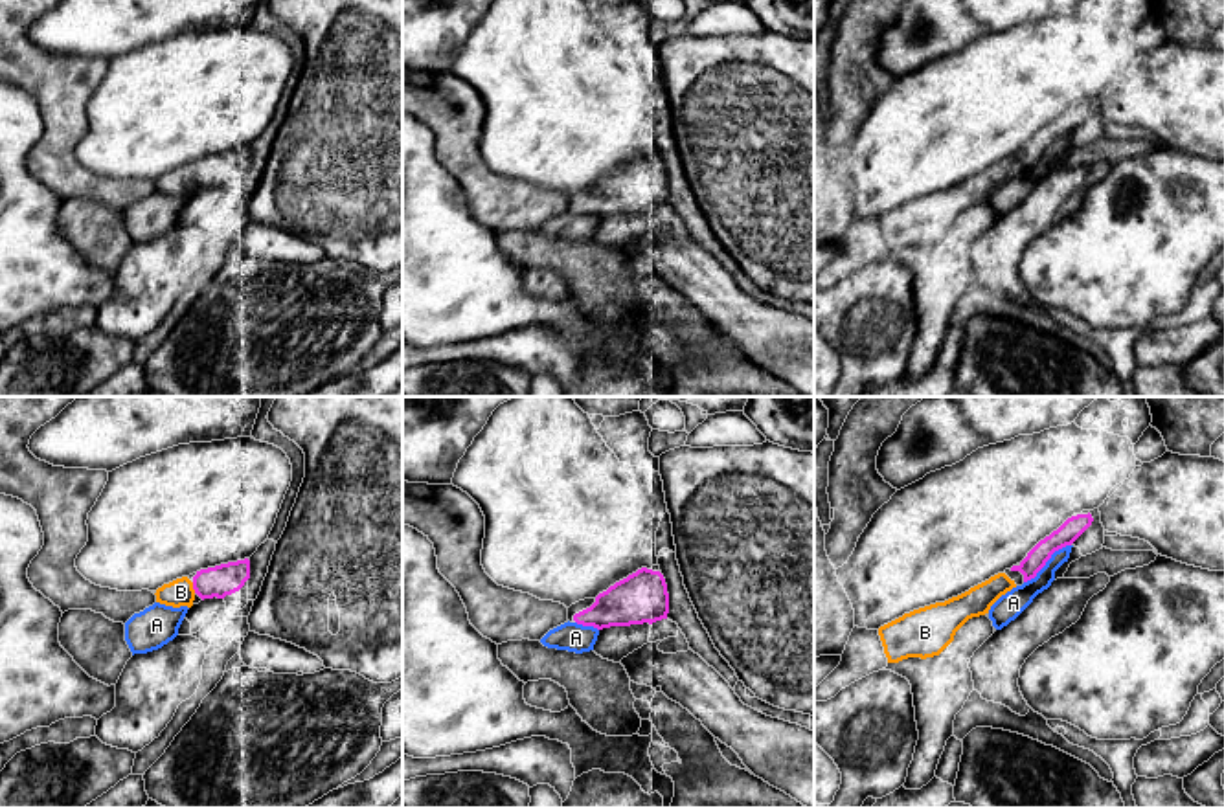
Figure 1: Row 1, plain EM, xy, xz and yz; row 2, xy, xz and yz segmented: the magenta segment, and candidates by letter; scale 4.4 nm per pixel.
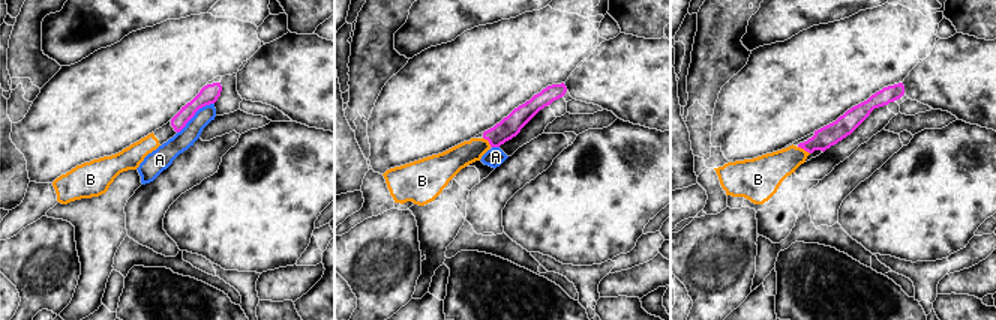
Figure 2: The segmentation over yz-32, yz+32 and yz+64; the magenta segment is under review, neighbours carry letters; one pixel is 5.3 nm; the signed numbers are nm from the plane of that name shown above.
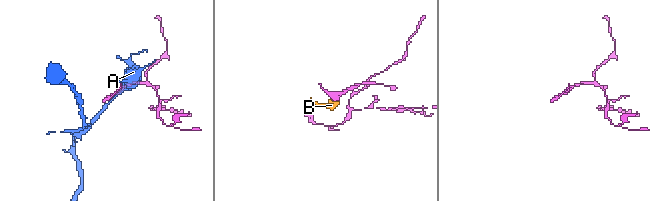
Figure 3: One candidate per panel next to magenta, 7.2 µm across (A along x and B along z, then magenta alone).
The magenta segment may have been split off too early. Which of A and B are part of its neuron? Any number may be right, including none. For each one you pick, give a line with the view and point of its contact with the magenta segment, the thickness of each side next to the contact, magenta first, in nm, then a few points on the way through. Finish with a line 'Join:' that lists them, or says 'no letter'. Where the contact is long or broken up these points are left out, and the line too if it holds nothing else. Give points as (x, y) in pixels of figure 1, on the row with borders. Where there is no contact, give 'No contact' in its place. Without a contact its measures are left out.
B: Touches magenta at xy (193, 588). Thickness 140 nm (magenta) against 120 nm. Path across: xy (225, 579), (193, 588), (181, 592)
Join: B

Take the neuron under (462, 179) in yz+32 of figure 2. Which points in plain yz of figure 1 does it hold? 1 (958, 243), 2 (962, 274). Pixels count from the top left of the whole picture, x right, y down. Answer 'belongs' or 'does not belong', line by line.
1: belongs
2: belongs

